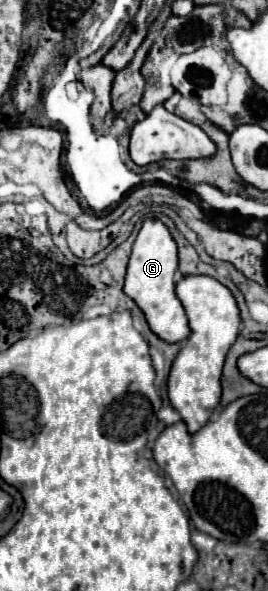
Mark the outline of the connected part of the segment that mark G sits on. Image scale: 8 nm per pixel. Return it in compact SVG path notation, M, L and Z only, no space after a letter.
M149 218L143 222L137 240L133 242L133 252L127 264L123 292L141 308L147 318L149 328L165 342L181 342L189 336L187 316L181 302L175 296L175 272L177 272L177 246L169 230L161 220Z

